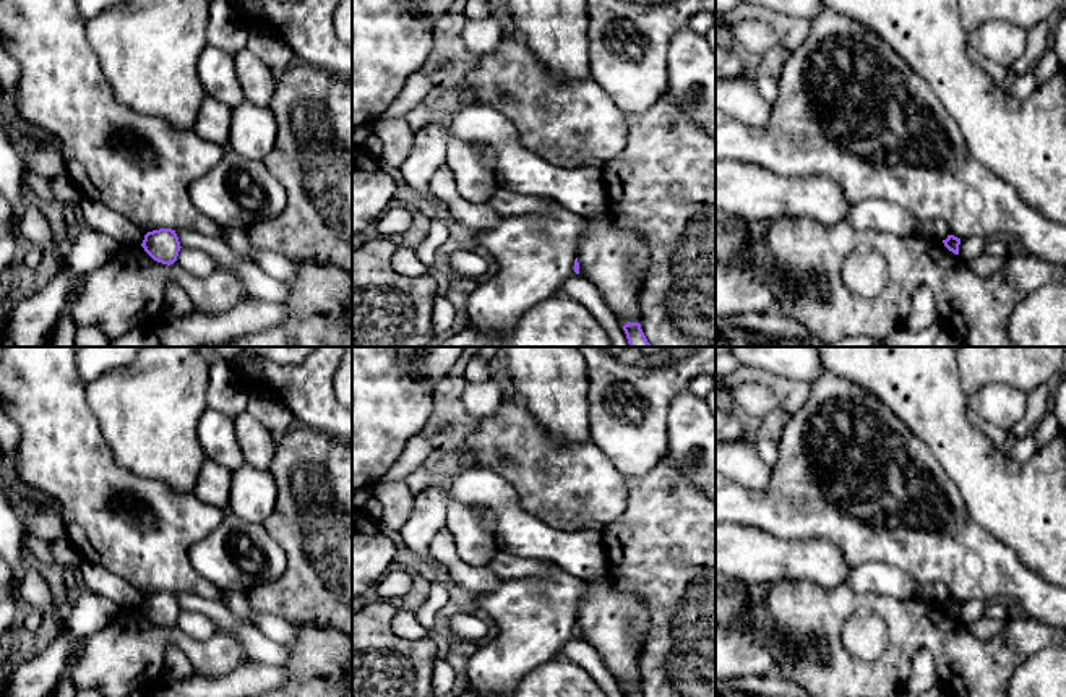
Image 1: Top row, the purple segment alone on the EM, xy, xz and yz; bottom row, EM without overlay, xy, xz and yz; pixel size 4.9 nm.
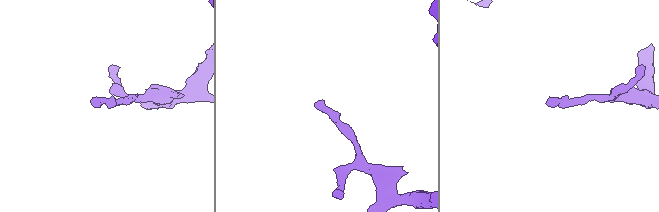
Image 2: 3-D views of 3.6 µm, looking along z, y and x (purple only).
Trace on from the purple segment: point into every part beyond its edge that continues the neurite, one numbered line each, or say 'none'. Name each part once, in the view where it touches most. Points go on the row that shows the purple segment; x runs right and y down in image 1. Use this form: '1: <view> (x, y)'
none

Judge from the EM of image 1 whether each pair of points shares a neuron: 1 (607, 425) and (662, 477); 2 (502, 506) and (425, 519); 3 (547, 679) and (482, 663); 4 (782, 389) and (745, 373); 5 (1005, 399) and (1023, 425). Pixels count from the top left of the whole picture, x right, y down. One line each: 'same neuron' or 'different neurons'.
1: different neurons
2: same neuron
3: different neurons
4: same neuron
5: different neurons

